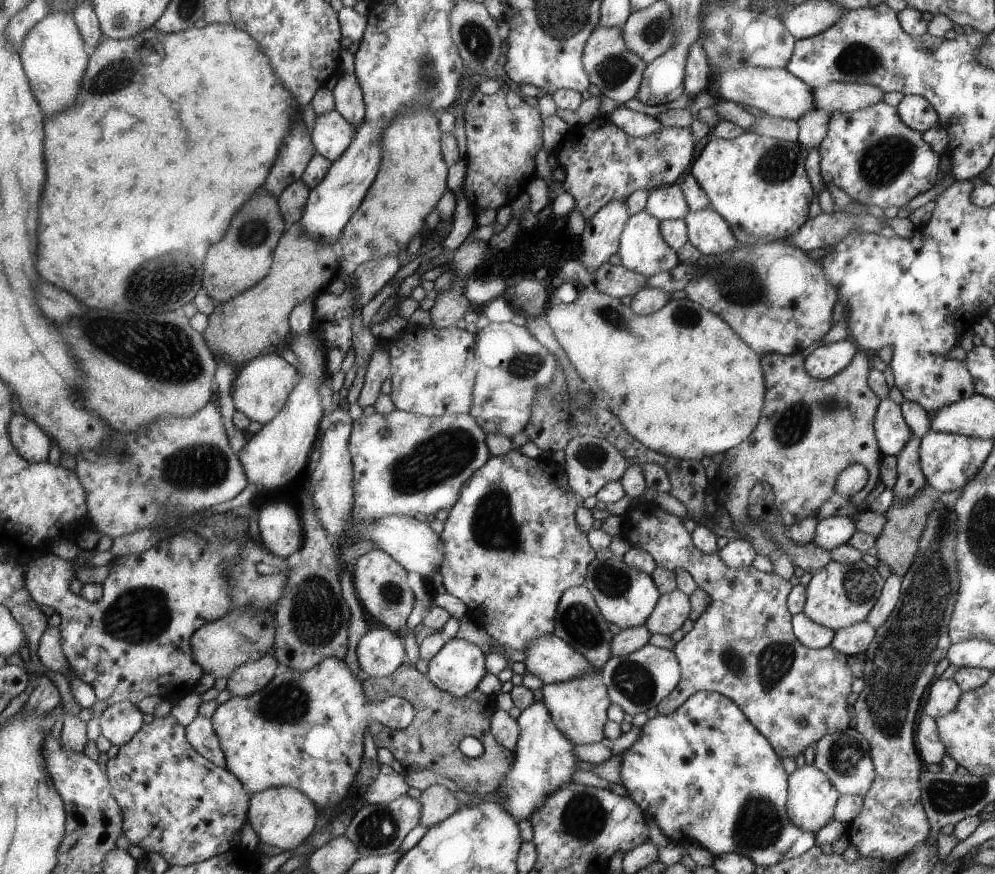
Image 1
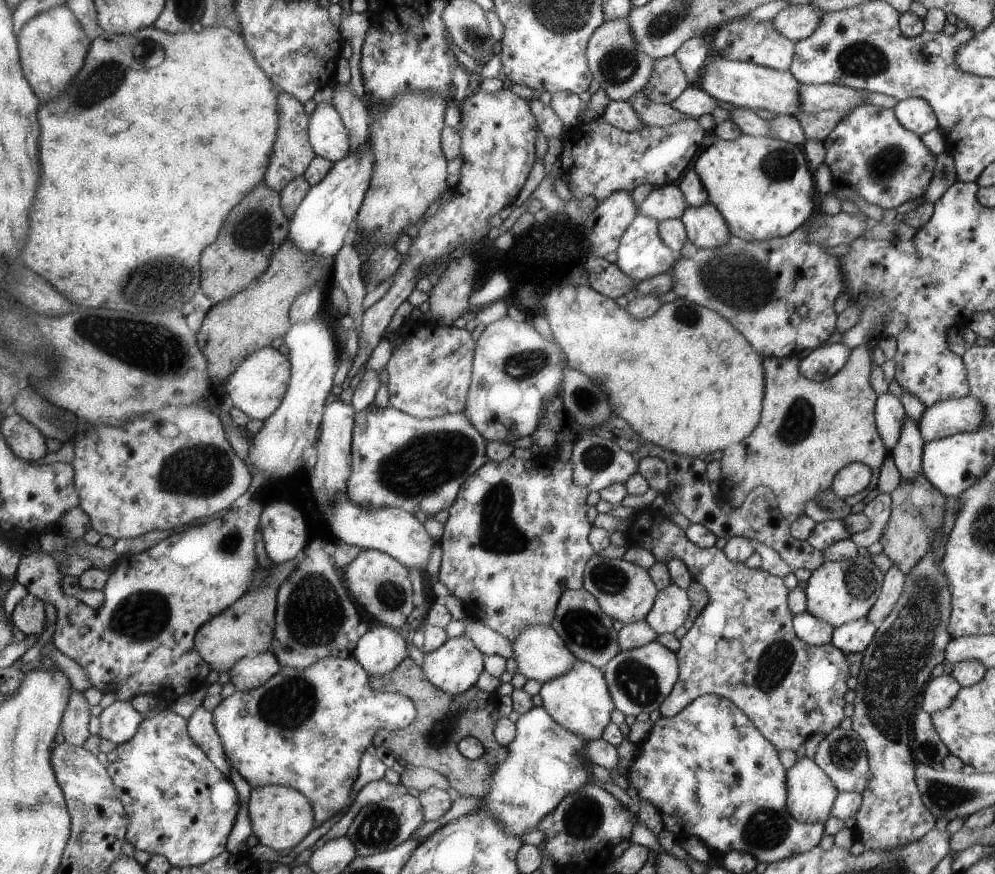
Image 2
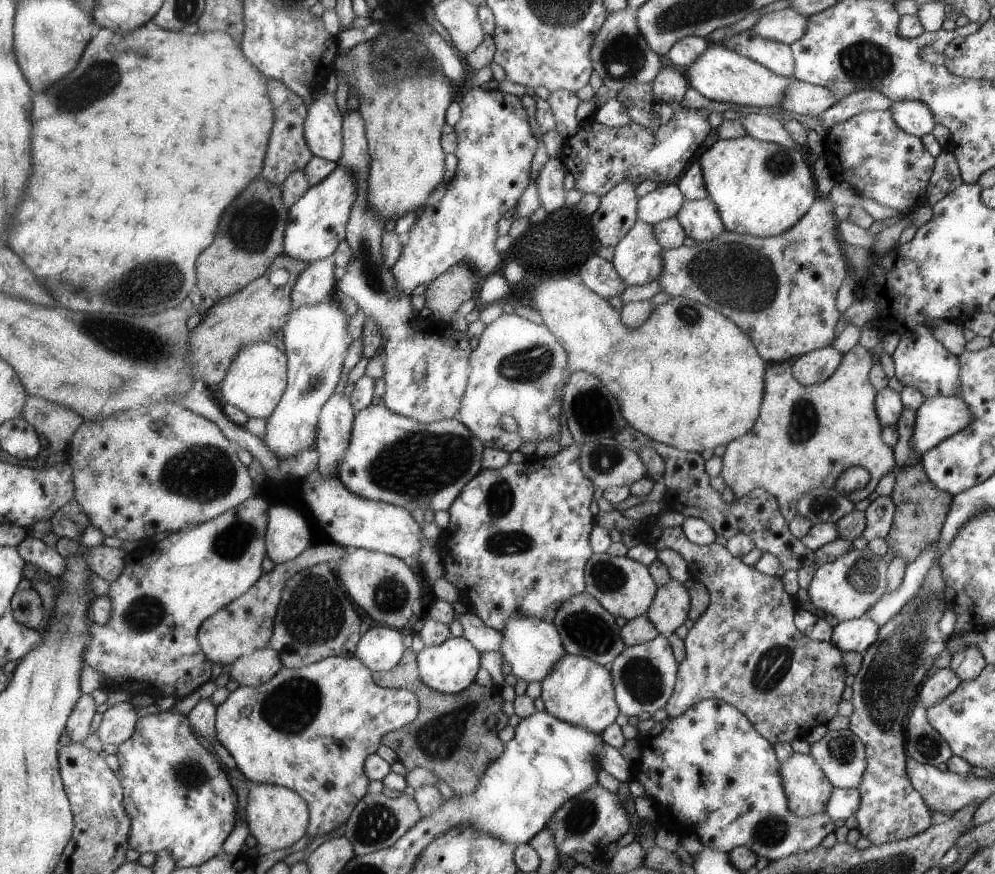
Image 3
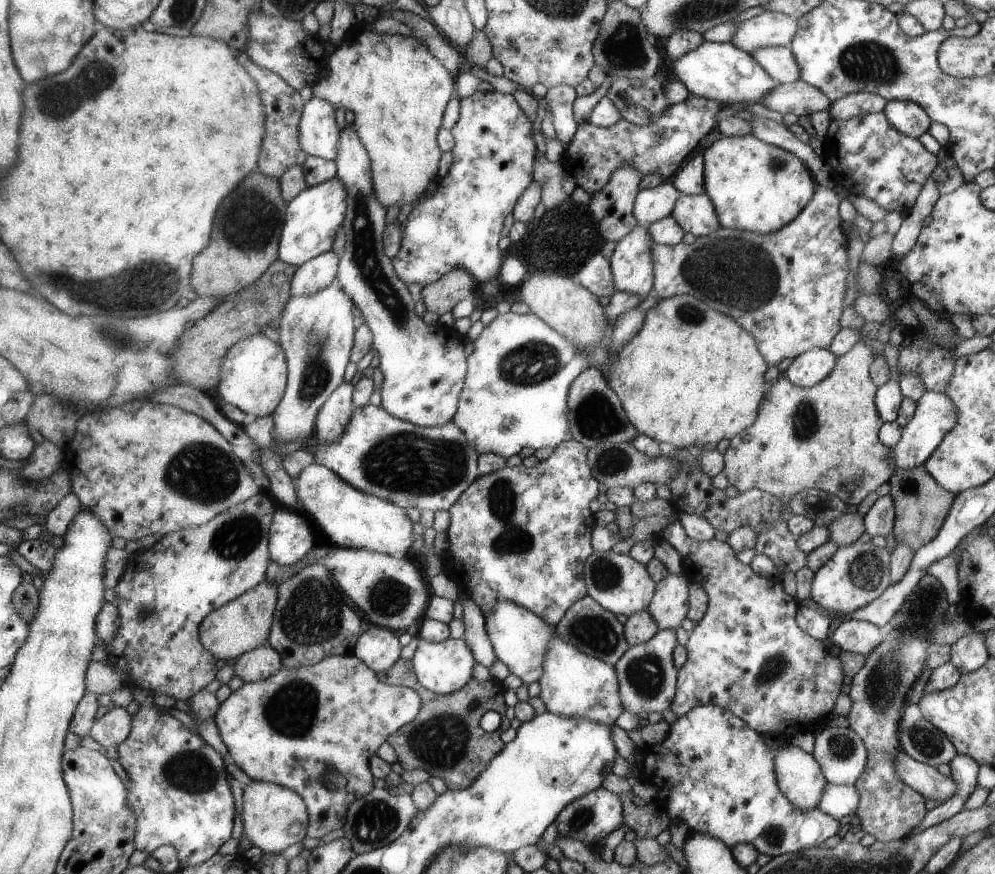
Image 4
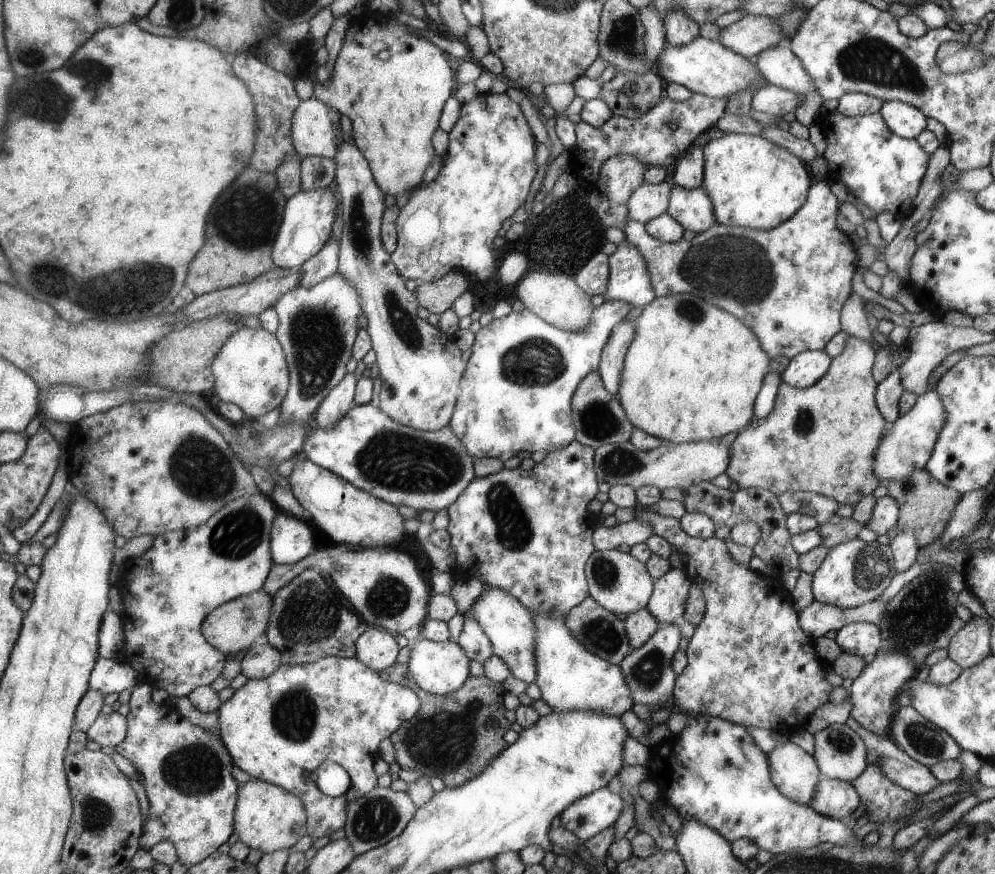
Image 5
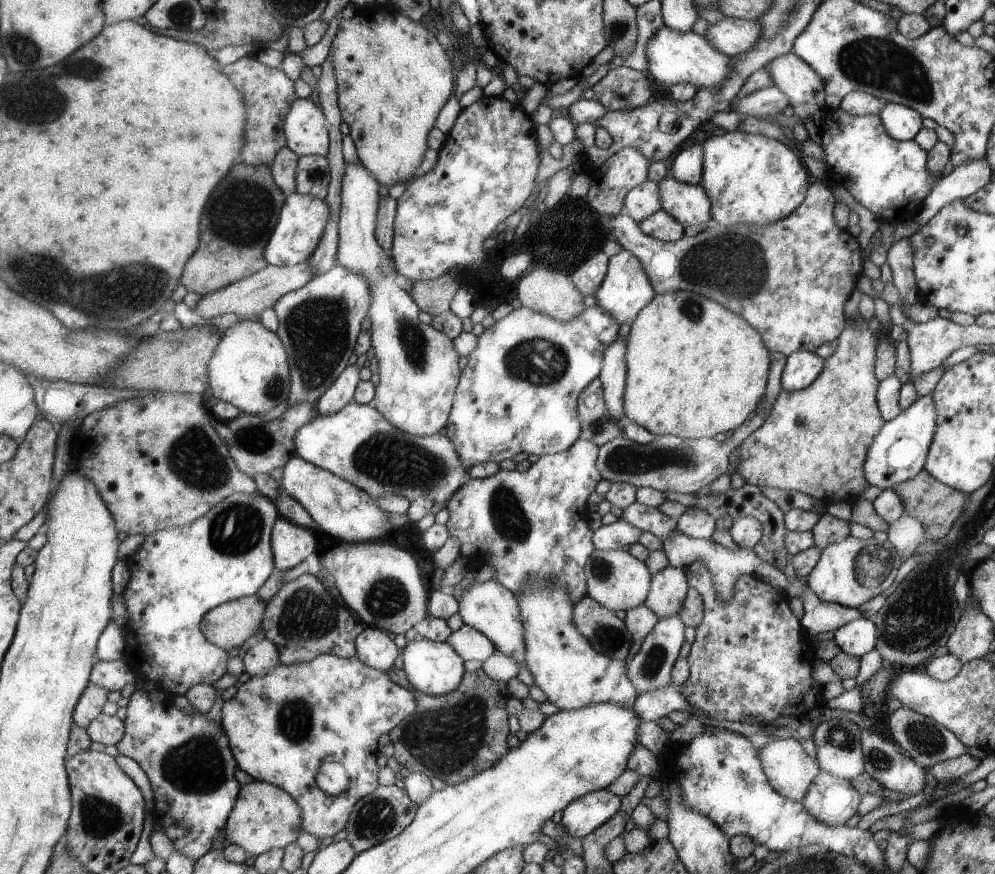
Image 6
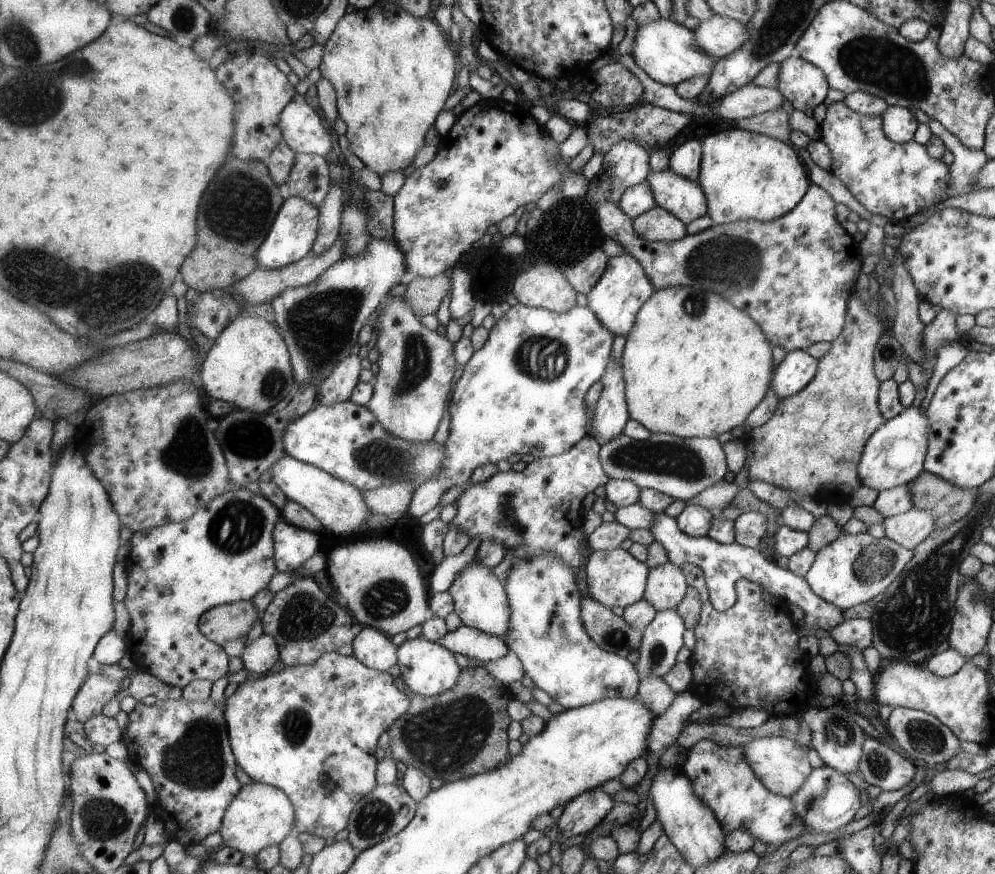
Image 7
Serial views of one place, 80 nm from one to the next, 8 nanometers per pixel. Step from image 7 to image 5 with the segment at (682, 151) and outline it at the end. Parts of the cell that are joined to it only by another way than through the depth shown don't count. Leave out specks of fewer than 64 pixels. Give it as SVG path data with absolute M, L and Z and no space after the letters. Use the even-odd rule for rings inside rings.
M691 148L675 162L671 182L673 186L684 189L696 189L702 186L704 160L702 150Z

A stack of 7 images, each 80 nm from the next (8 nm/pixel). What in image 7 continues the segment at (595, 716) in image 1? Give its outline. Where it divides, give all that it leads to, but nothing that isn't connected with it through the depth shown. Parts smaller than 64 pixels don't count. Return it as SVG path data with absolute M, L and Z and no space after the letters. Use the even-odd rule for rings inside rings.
M544 552L517 559L504 580L509 600L510 631L506 646L523 665L534 686L565 709L604 698L633 698L640 680L625 657L600 649L584 631L580 620L581 598L574 570L555 553Z

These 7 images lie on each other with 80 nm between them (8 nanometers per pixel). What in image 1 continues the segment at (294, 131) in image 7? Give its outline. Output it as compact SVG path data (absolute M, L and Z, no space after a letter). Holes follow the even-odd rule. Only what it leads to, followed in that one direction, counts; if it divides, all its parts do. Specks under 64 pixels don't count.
M333 110L316 116L310 139L316 154L333 162L349 146L354 132L354 126Z

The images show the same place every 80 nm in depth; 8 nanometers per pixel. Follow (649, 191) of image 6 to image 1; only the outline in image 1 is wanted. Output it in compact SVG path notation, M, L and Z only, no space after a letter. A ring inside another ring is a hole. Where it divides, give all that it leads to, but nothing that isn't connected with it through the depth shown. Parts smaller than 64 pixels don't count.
M670 184L649 192L644 209L661 222L665 219L683 219L689 210L682 187L678 184Z

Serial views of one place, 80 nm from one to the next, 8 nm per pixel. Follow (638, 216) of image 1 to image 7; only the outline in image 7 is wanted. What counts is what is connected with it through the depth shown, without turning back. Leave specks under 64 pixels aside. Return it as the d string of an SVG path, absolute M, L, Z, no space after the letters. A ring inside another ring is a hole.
M623 253L609 258L605 273L586 294L587 304L612 335L626 334L635 322L636 312L654 294L655 288L646 276L642 265L630 254Z

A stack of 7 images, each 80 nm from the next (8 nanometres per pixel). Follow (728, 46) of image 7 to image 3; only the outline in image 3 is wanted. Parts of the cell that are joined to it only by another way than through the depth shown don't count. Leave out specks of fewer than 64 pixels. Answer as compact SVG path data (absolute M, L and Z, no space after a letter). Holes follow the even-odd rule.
M786 7L761 16L749 30L750 35L771 39L790 45L803 36L809 15L801 14L793 7Z

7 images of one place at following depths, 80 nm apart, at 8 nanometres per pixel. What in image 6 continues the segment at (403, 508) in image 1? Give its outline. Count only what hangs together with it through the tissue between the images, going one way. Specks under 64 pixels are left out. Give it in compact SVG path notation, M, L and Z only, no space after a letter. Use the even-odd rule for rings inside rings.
M351 400L335 414L314 413L307 424L299 429L295 438L295 454L343 480L350 481L352 485L375 499L399 495L411 504L415 499L428 496L433 504L447 504L452 495L470 479L469 470L462 465L455 444L446 434L437 432L422 437L410 435L395 428L371 404L360 405Z

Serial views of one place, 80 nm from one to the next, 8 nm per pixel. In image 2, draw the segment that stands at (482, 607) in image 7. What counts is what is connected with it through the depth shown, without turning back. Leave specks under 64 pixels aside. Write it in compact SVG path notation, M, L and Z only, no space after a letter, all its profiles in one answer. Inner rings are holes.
M528 625L511 641L513 660L517 671L527 679L535 679L540 683L548 682L558 676L565 675L576 662L574 654L566 647L565 641L550 626Z

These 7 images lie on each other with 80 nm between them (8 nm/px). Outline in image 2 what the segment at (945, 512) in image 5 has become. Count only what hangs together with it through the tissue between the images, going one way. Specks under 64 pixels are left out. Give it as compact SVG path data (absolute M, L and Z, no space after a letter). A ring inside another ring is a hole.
M922 474L911 481L899 481L890 492L890 513L878 542L882 552L906 575L930 548L930 540L943 520L945 497Z

